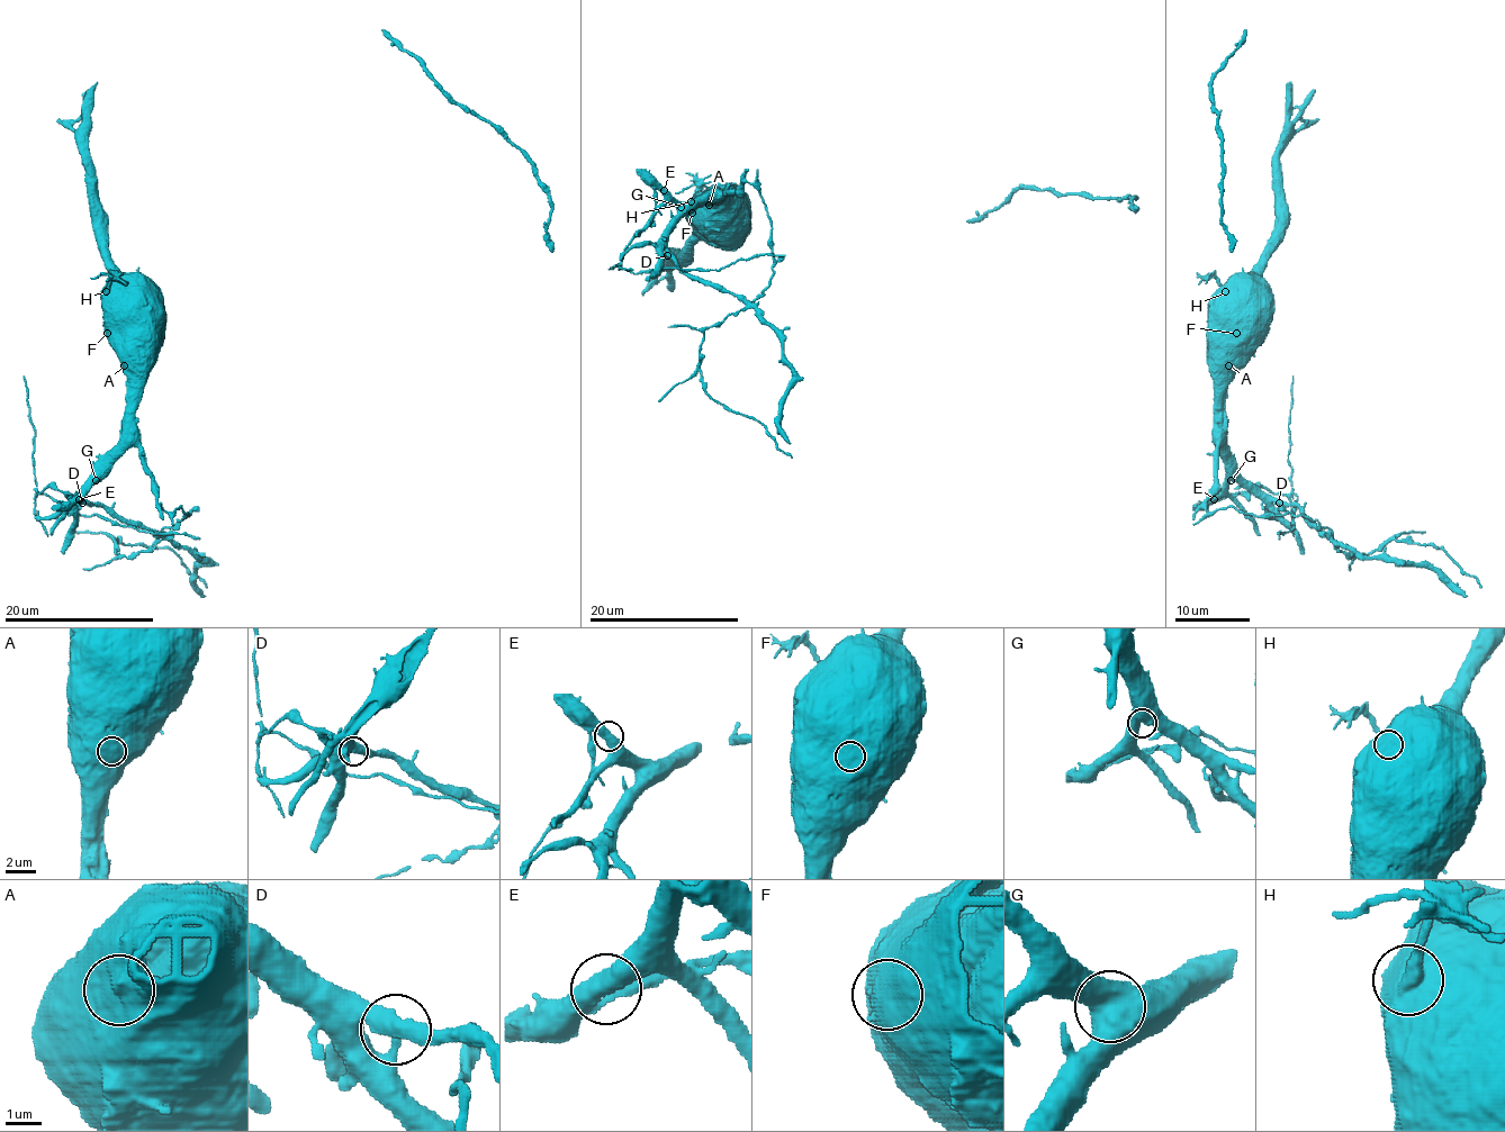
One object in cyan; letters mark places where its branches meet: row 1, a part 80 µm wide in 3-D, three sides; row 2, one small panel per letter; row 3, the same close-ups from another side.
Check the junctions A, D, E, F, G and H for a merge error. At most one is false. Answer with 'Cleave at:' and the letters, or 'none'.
Cleave at: H

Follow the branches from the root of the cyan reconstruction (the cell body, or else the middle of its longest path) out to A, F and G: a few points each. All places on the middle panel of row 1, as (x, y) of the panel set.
A: (746, 215), (746, 204), (738, 193), (710, 193), (709, 205)
F: (746, 215), (746, 205), (735, 193), (704, 193), (692, 213)
G: (746, 215), (731, 201), (690, 201), (681, 207)

